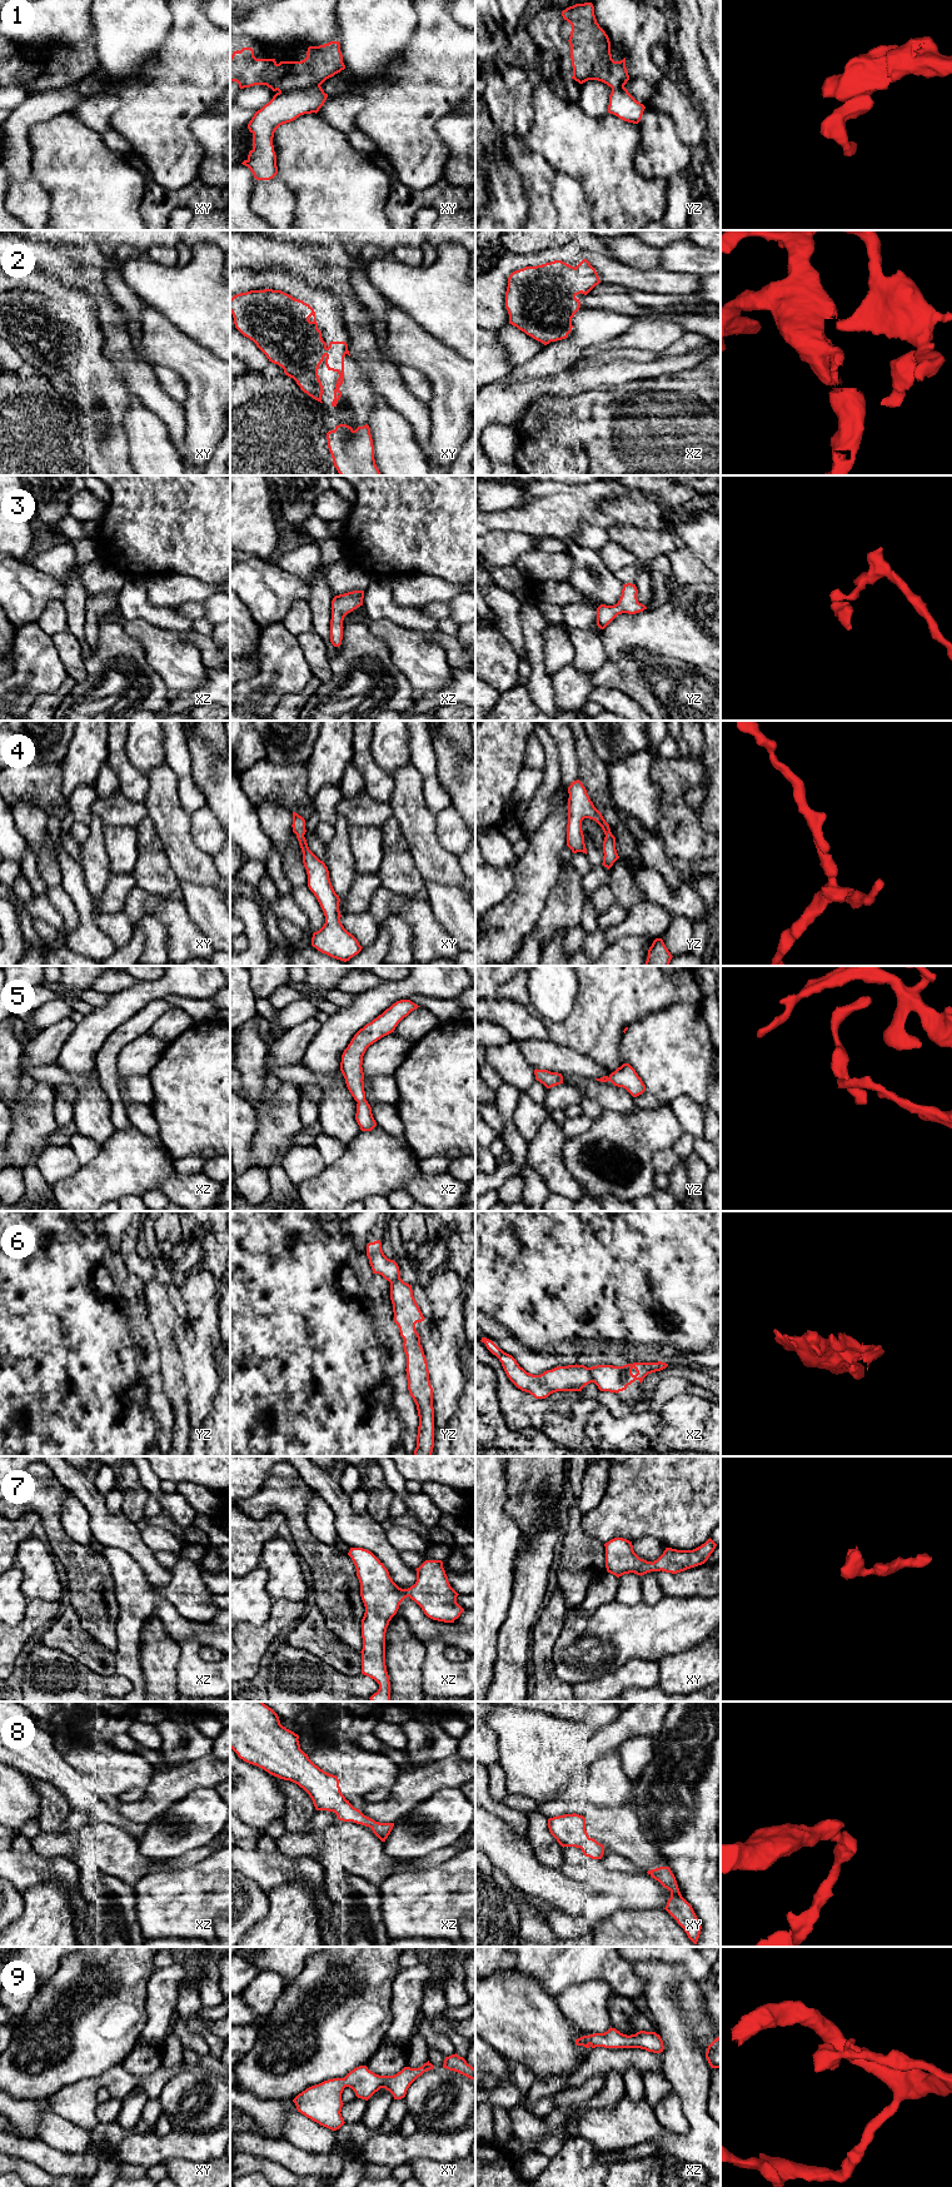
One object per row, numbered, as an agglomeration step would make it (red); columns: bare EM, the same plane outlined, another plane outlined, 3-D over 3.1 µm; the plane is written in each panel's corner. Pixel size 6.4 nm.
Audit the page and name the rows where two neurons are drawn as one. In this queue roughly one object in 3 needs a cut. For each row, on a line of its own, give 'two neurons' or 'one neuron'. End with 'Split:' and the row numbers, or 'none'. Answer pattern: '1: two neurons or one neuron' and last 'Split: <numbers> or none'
1: two neurons
2: one neuron
3: one neuron
4: one neuron
5: one neuron
6: two neurons
7: one neuron
8: one neuron
9: one neuron
Split: 1, 6

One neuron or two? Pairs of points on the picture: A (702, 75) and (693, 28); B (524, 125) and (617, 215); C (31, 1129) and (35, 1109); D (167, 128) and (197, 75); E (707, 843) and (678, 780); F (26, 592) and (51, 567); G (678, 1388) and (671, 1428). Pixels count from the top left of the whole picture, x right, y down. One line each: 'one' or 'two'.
A: one
B: two
C: one
D: one
E: one
F: two
G: two

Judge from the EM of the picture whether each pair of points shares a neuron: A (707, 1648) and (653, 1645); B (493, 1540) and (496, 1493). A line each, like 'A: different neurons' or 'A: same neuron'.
A: different neurons
B: same neuron

